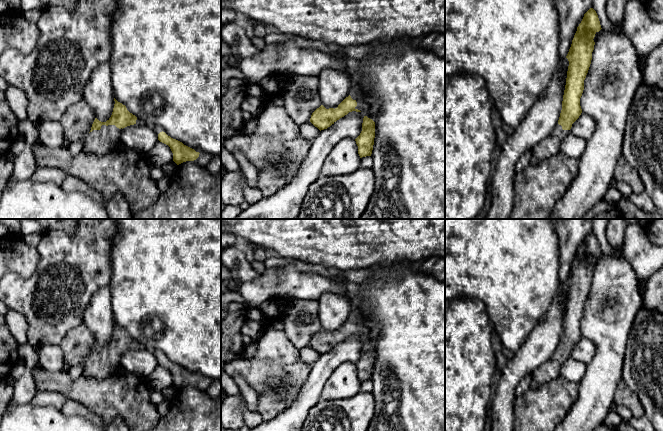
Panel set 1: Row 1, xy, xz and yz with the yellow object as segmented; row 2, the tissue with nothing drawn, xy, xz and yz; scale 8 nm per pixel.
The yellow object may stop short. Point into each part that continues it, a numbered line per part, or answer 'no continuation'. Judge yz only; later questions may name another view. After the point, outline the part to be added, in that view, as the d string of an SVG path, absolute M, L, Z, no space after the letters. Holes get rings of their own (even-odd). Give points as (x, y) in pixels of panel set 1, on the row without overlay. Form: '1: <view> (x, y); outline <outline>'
1: yz (551, 369); outline M557 348L545 363L531 372L532 381L530 388L537 389L541 385L559 377L562 365L569 358L570 354L563 354L562 350Z

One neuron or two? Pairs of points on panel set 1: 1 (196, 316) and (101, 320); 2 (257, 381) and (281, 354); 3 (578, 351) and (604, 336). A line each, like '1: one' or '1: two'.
1: two
2: one
3: two

